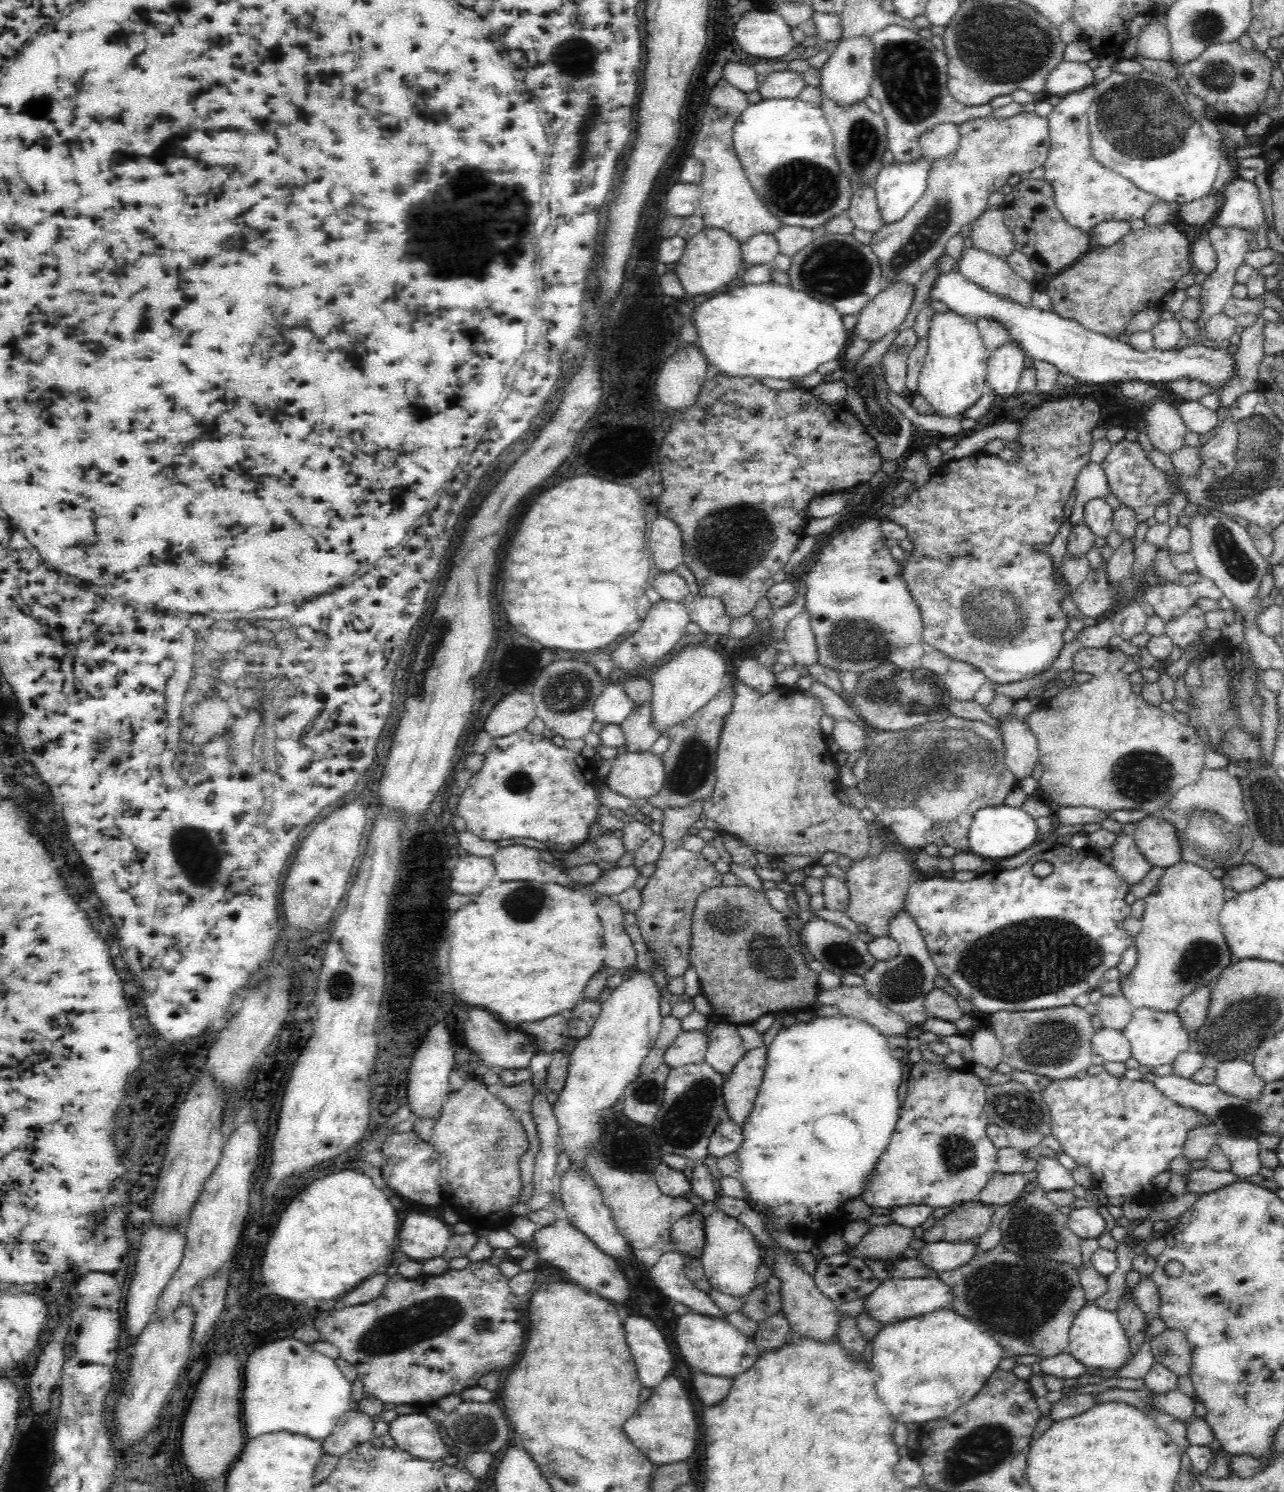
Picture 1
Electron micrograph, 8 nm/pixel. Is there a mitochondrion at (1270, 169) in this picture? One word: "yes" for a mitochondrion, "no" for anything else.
no

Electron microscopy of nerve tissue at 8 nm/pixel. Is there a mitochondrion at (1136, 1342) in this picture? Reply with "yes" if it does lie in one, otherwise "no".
no

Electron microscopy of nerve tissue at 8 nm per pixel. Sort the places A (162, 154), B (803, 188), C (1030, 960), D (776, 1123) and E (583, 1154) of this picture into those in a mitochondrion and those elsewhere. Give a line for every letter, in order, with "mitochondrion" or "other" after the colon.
A: other
B: mitochondrion
C: mitochondrion
D: other
E: other

